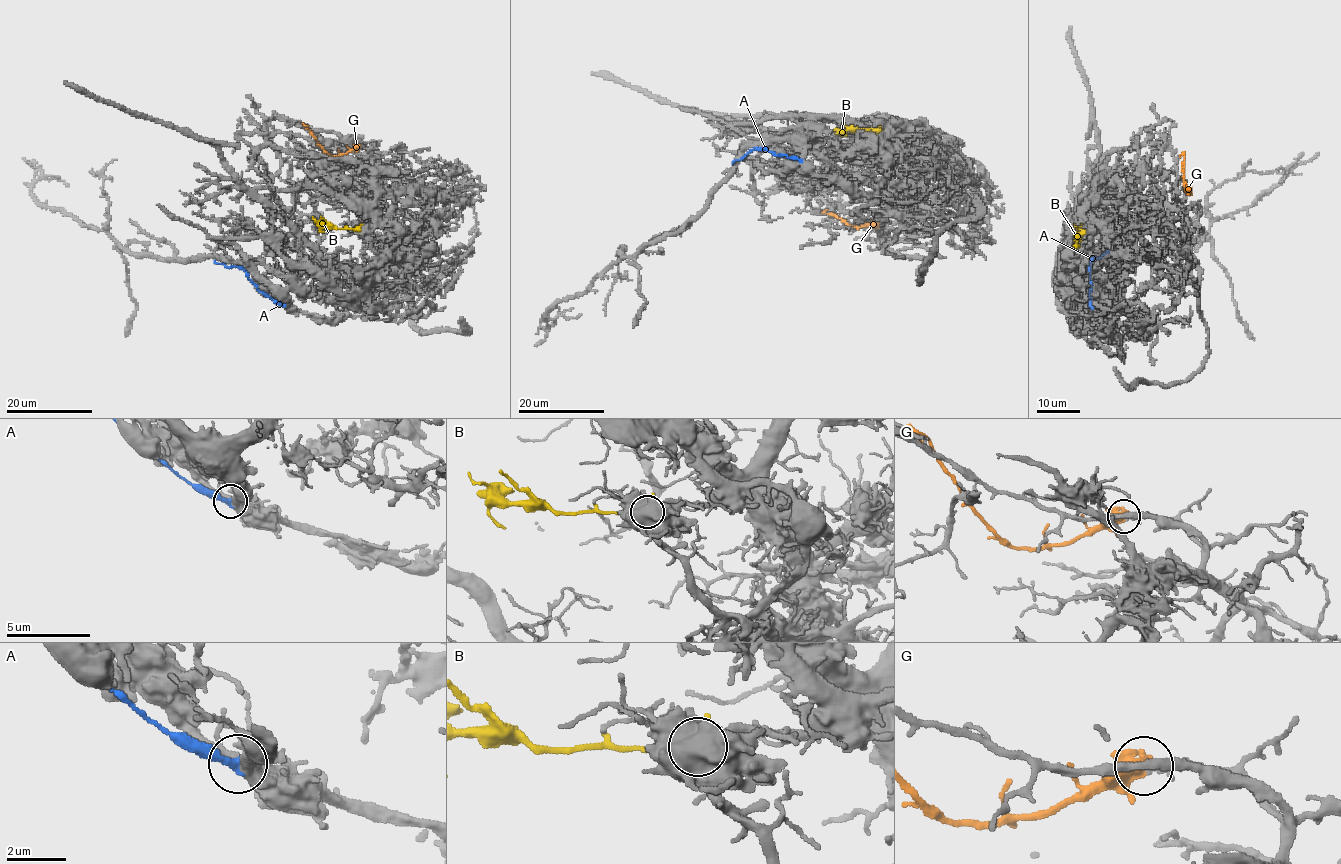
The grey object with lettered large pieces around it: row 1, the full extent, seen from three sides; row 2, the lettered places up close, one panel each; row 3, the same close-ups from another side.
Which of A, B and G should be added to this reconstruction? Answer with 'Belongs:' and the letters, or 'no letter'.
Belongs: G

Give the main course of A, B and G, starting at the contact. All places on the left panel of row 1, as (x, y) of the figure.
A: (284, 306), (263, 293), (243, 269), (214, 261)
B: (359, 228), (321, 226), (313, 217)
G: (358, 146), (331, 155), (307, 129)

